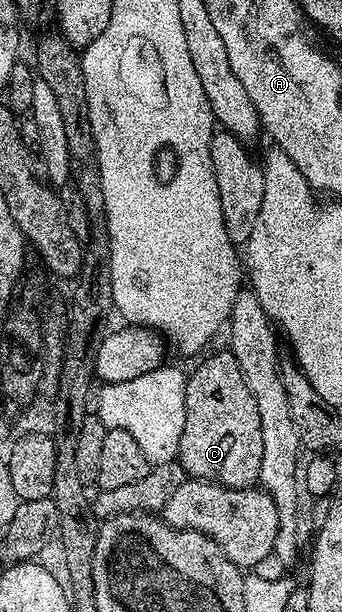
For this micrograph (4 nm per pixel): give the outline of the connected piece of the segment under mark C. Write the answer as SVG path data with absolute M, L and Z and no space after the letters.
M231 352L209 353L187 378L185 431L181 431L177 460L188 478L211 481L227 489L249 489L261 475L257 399L253 399L253 391L249 391L249 383L245 383L245 375L241 375L241 367Z

